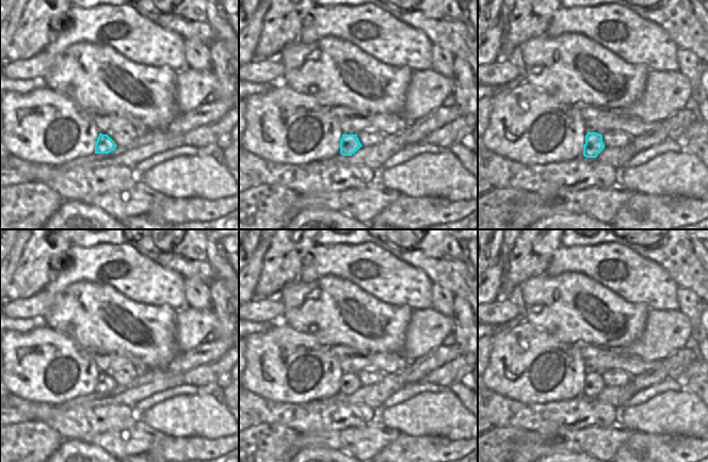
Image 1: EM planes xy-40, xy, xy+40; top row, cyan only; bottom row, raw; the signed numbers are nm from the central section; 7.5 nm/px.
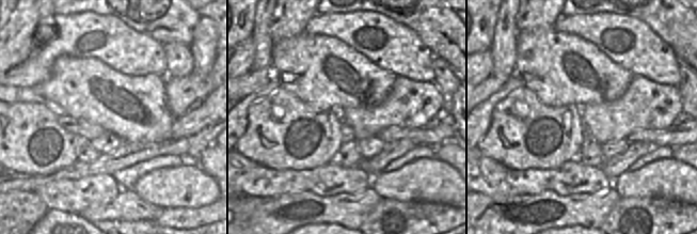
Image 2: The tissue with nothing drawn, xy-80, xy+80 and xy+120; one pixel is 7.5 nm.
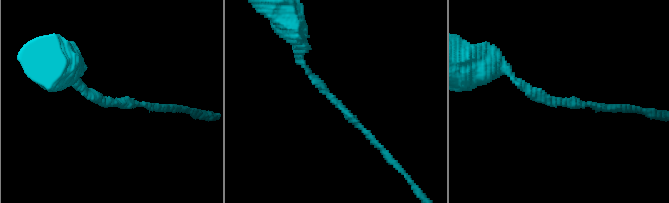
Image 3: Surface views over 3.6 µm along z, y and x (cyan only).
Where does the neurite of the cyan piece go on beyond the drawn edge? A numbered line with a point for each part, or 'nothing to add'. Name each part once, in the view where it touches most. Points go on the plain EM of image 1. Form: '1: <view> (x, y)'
nothing to add

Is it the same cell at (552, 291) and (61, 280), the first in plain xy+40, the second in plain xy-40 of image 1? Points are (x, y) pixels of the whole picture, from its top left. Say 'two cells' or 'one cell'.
two cells

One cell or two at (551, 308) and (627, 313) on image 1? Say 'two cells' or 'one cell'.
one cell

